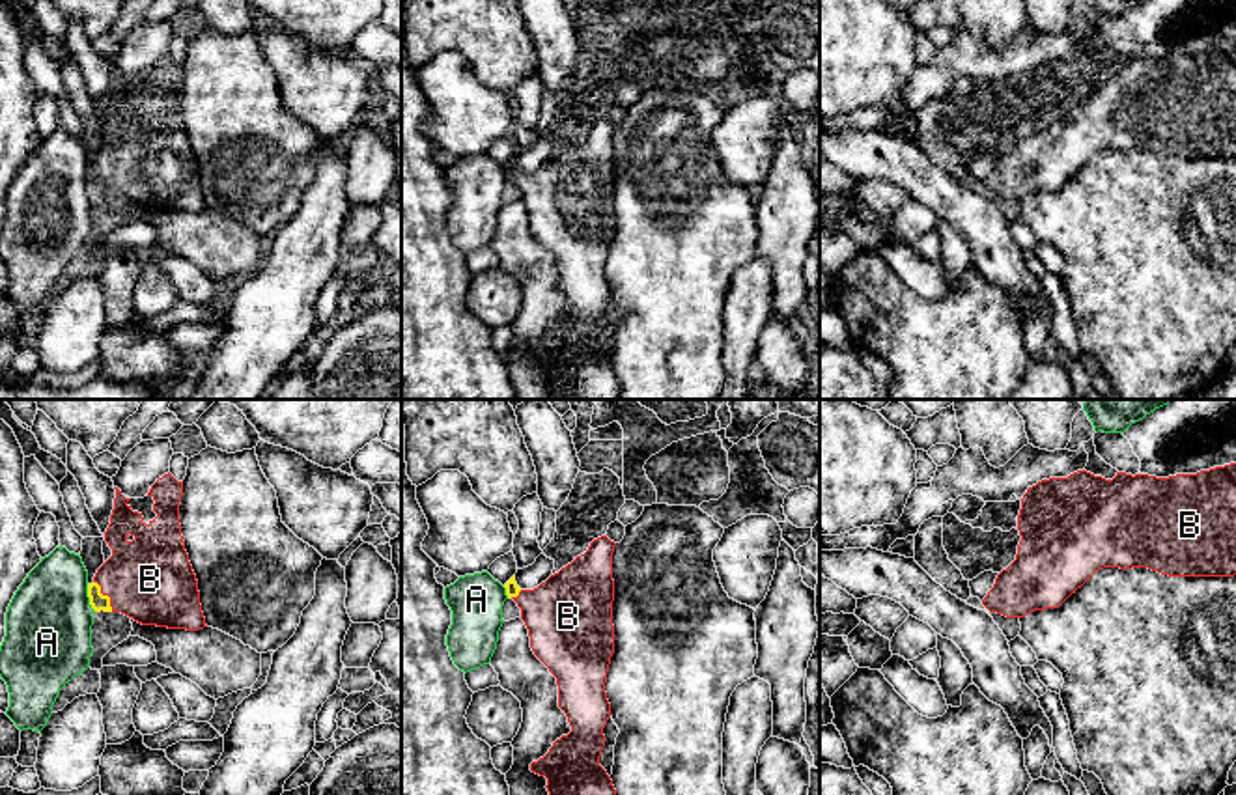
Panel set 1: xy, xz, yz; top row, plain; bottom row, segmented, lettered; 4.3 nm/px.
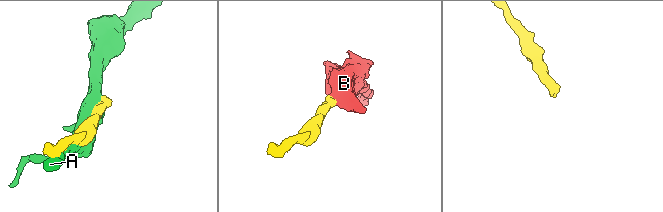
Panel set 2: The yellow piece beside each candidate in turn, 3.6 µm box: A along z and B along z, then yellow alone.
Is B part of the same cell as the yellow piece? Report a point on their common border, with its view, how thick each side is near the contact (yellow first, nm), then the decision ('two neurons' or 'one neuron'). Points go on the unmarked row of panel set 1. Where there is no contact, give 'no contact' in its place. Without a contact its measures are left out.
contact xy (107, 178); calibres 70 and 380 nm; one neuron

